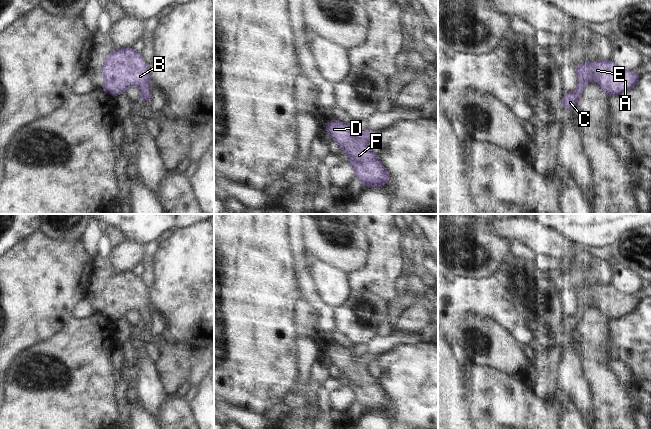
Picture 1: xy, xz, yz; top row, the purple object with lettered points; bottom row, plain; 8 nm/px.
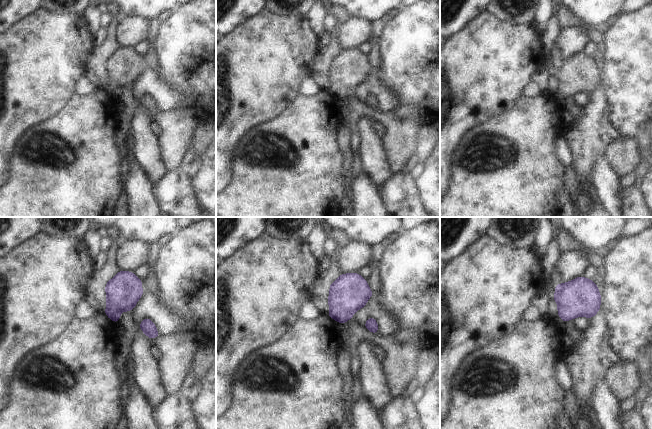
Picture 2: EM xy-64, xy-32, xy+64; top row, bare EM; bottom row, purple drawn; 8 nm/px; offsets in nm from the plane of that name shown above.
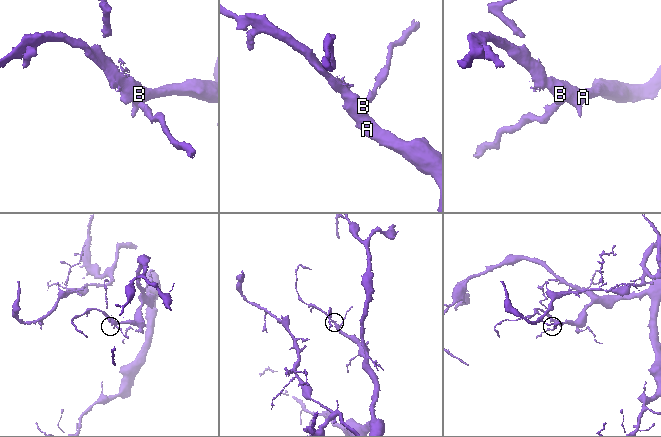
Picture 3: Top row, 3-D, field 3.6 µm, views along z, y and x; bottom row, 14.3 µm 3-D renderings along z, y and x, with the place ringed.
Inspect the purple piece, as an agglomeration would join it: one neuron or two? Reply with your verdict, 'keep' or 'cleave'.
keep

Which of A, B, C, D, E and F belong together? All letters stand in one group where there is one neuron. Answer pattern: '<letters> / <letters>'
A B C D E F

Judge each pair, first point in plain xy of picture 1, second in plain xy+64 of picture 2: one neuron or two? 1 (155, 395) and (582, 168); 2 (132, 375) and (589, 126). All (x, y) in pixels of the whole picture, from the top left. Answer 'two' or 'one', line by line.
1: two
2: one

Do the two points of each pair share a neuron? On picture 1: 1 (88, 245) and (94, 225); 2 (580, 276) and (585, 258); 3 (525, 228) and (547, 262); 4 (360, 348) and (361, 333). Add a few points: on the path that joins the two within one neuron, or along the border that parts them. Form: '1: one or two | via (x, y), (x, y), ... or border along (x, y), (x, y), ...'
1: one | via (90, 240), (93, 230)
2: one | via (580, 272), (581, 262)
3: two | border along (534, 255), (547, 255), (560, 262)
4: two | border along (375, 334), (366, 342), (357, 342), (354, 345)

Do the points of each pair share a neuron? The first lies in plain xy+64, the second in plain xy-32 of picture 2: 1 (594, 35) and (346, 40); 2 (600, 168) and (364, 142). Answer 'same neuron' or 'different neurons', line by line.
1: different neurons
2: same neuron

